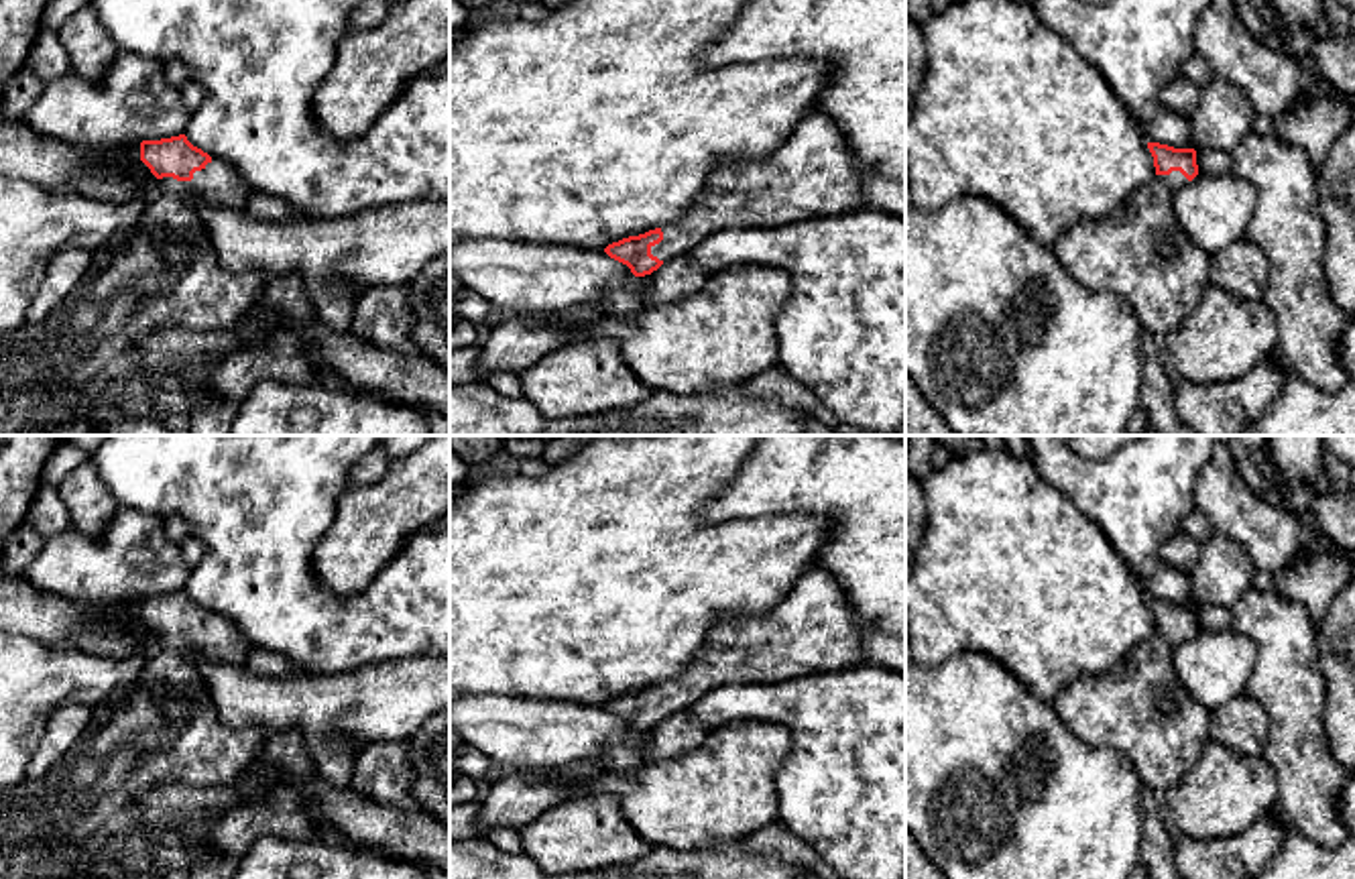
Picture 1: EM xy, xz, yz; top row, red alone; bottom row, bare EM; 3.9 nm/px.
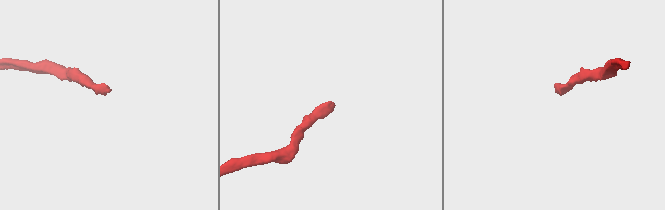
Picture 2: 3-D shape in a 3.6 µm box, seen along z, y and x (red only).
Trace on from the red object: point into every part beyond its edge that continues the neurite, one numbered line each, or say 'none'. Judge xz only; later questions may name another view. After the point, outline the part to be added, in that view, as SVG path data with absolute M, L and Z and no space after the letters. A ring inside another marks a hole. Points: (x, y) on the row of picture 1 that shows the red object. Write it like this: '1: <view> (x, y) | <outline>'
1: xz (812, 173) | M814 110L789 130L775 151L763 157L720 159L694 203L678 220L661 226L663 240L651 246L651 254L667 262L686 256L708 234L726 228L783 228L865 210L865 179L865 167L852 155L836 120Z

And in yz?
1: yz (1140, 253) | M1180 171L1156 175L1109 216L1080 220L1052 246L1058 262L1084 289L1123 297L1150 336L1178 330L1211 283L1213 258L1188 240L1174 212L1174 195L1186 183Z

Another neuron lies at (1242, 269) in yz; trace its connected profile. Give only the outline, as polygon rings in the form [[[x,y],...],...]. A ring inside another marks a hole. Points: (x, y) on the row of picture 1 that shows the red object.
[[[1247,236],[1213,258],[1211,283],[1233,297],[1261,301],[1268,289],[1268,258]]]

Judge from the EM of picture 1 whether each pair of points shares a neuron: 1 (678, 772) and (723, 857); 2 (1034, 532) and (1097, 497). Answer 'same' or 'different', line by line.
1: different
2: different

